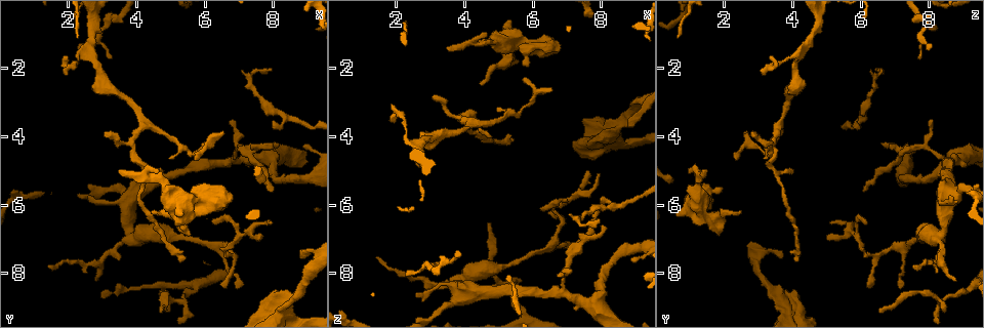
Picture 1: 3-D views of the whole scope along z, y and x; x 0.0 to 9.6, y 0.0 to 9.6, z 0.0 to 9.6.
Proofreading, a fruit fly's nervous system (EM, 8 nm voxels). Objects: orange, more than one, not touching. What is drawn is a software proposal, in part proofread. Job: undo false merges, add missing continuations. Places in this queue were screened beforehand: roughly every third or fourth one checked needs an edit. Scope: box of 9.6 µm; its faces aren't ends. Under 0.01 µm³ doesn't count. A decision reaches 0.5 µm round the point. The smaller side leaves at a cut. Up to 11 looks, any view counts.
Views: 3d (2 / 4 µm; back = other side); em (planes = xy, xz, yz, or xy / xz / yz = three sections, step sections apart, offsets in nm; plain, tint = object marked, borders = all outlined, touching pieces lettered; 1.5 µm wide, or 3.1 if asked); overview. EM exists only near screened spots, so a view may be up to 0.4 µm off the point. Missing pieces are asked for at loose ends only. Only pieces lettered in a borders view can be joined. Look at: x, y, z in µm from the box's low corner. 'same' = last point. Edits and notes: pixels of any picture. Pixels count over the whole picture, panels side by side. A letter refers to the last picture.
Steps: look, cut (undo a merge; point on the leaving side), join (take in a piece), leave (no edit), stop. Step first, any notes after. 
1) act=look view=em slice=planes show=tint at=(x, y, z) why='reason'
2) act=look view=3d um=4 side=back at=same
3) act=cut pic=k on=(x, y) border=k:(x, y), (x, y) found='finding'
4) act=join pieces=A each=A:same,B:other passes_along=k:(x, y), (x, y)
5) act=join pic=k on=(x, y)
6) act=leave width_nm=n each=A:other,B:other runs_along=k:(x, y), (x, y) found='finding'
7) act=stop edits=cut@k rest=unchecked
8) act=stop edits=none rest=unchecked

act=look view=em slice=planes show=borders at=(2.80, 8.15, 8.85) why='free end'

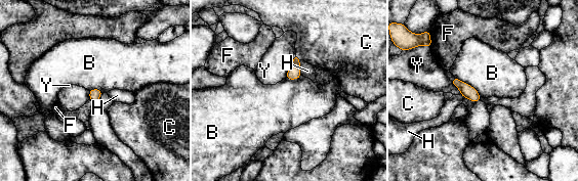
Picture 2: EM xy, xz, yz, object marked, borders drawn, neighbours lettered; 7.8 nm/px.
act=leave each=B:other,C:other,F:other,H:other,Y:other found='none of them fits'

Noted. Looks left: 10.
act=look view=3d um=2 at=(6.90, 4.30, 7.95)

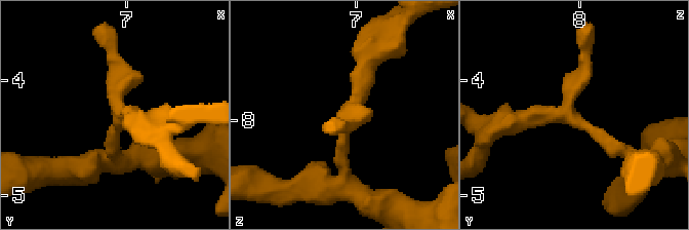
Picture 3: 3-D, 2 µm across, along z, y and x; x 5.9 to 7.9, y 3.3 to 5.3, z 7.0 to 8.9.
act=look view=em slice=planes show=tint at=(6.92, 4.26, 7.90)

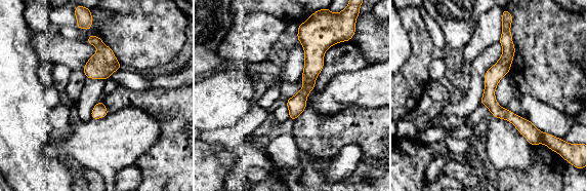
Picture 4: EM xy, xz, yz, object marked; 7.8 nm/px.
act=look view=em slice=planes show=borders at=same

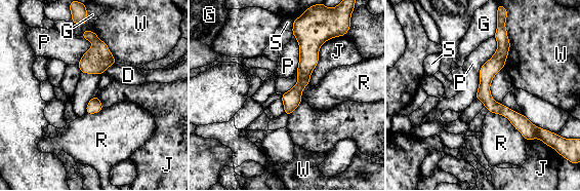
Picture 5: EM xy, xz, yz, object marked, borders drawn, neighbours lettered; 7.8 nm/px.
act=leave each=D:other,G:other,J:other,P:other,R:other,S:other,W:other border=5:(494, 37), (474, 98) found='all the same neuron'

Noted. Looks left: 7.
act=look view=em slice=xy step=8 show=tint at=(5.85, 4.40, 3.15) why='a narrow waist'

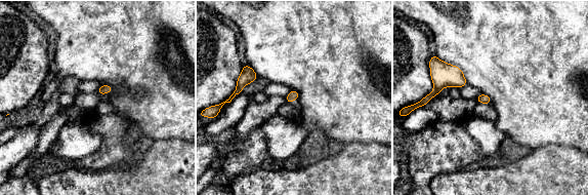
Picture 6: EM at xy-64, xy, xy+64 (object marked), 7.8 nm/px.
act=look view=em slice=planes show=tint at=same

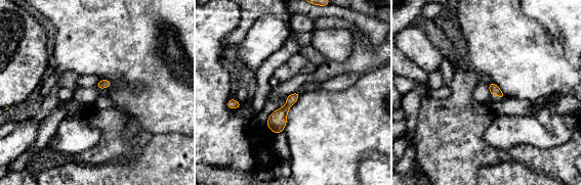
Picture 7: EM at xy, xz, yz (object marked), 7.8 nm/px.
act=look view=em slice=planes show=borders at=same why='what lies round it'

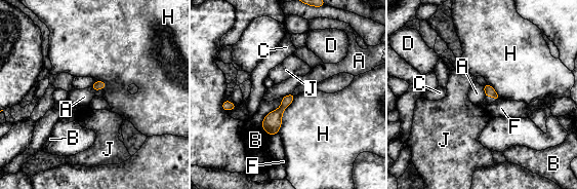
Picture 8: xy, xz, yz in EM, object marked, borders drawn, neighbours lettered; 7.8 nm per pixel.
act=leave each=A:other,B:other,C:other,D:other,F:other,H:other,J:other border=8:(295, 96), (283, 112), (278, 133) found='one neuron here'

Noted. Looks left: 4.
act=look view=em slice=xz step=4 show=tint at=(3.15, 3.90, 2.75) why='tapers out'

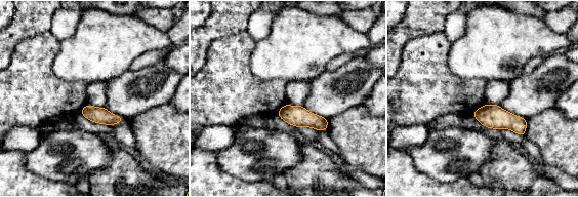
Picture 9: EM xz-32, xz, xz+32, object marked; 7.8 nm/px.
act=look view=em slice=planes show=borders at=same why='another direction'

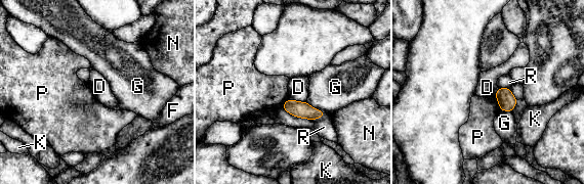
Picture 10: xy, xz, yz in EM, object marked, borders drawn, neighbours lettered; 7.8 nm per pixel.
act=leave longest_contact=G:180nm each=D:other,F:other,G:other,K:other,N:other,P:other,R:other border=10:(289, 98), (305, 102) found='none of them fits'

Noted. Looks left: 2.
act=look view=3d um=2 at=(8.80, 7.60, 3.65) why='an open end'

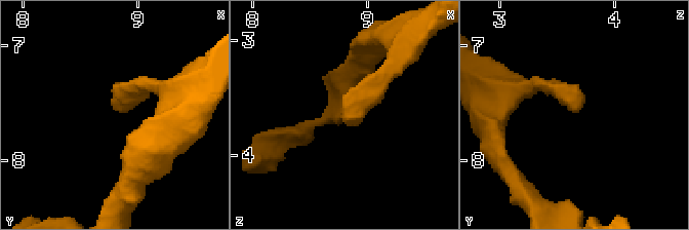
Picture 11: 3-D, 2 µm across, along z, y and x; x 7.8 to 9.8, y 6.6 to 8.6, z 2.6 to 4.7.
act=look view=em slice=planes show=borders at=(8.80, 7.56, 3.68)

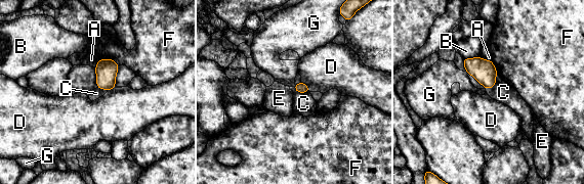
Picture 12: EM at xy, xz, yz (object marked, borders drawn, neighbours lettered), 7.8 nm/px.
act=leave longest_contact=E:160nm each=A:other,B:other,C:other,D:other,E:other,F:other,G:other border=12:(293, 87), (298, 92), (308, 92) found='no lettered piece goes on from it'

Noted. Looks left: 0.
act=stop edits=none rest=unchecked

